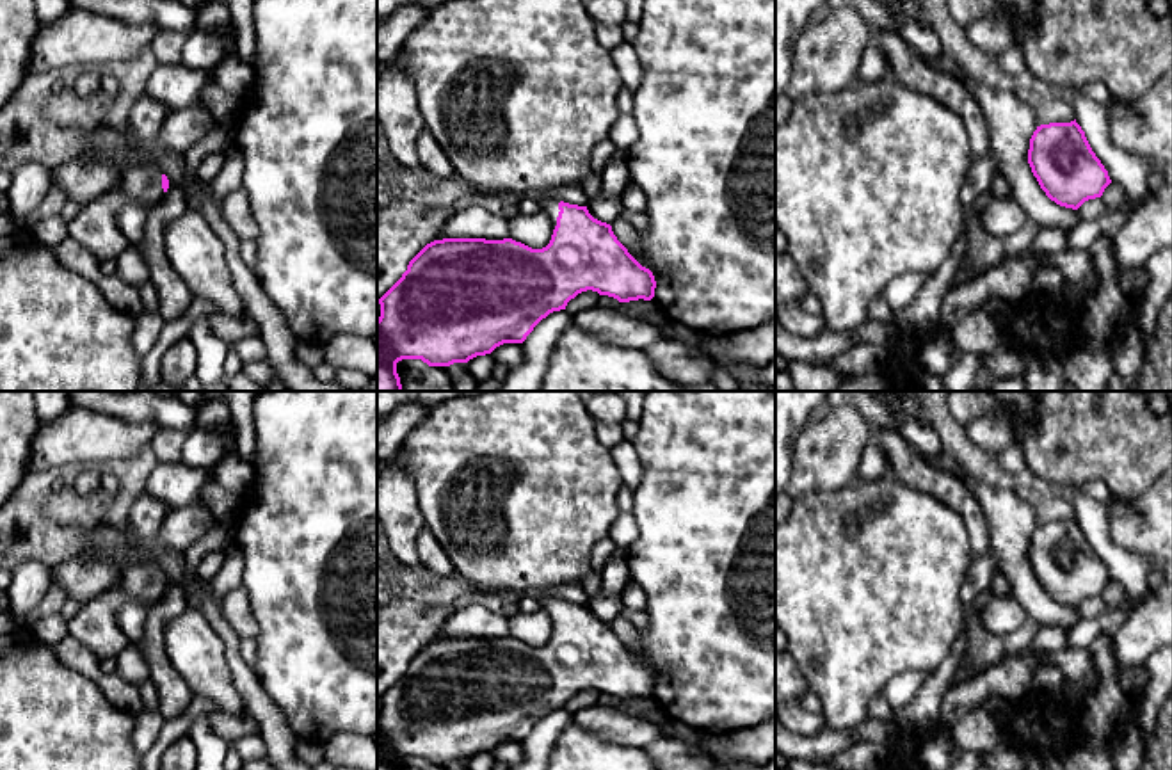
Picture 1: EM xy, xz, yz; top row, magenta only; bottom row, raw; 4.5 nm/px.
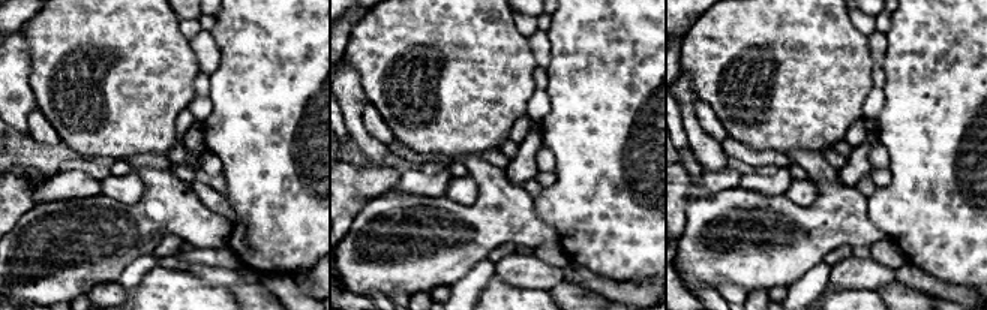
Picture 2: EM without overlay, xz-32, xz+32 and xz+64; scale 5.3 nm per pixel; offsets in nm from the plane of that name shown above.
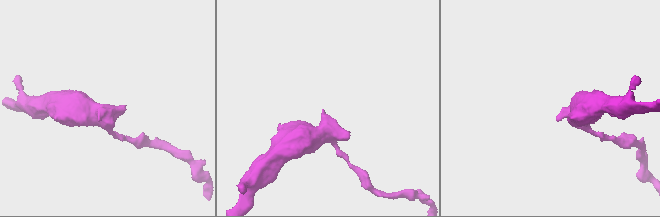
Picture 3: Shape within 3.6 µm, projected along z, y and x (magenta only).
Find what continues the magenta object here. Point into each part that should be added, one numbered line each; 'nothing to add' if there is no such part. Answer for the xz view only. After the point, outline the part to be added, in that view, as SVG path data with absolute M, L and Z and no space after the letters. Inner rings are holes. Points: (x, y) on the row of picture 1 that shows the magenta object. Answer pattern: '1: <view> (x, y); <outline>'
1: xz (550, 205); M539 192L539 194L535 196L535 199L539 201L541 210L544 210L544 212L550 215L551 224L553 224L553 229L555 229L555 226L557 226L557 217L558 217L558 212L560 212L560 210L558 210L558 203L560 203L560 201L550 197L546 192Z

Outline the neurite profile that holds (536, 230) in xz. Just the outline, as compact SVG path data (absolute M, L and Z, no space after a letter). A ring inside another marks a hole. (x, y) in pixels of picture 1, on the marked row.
M541 210L534 215L514 215L510 219L509 238L521 242L532 249L542 249L550 244L553 224L550 215Z

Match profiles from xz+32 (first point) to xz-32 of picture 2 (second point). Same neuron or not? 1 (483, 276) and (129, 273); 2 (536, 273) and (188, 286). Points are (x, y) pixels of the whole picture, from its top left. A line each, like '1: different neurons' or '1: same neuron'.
1: same neuron
2: different neurons

